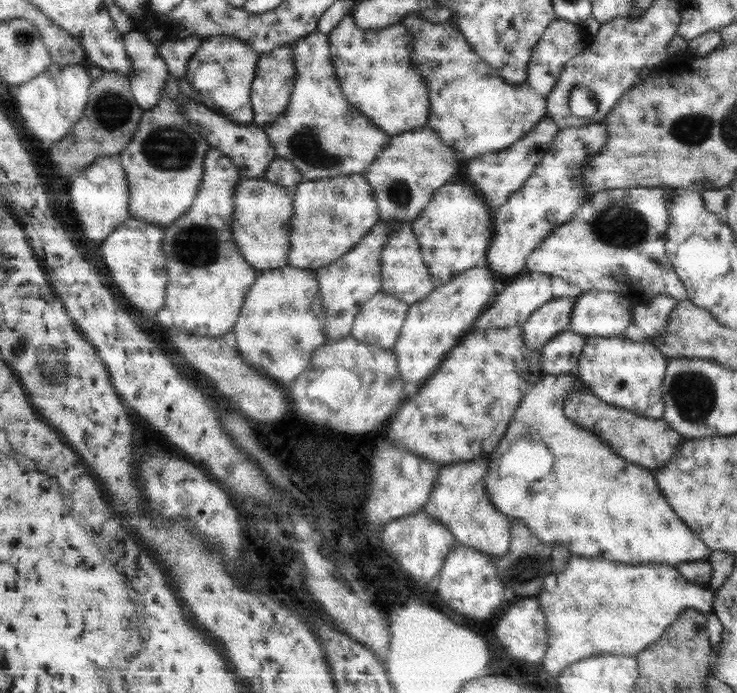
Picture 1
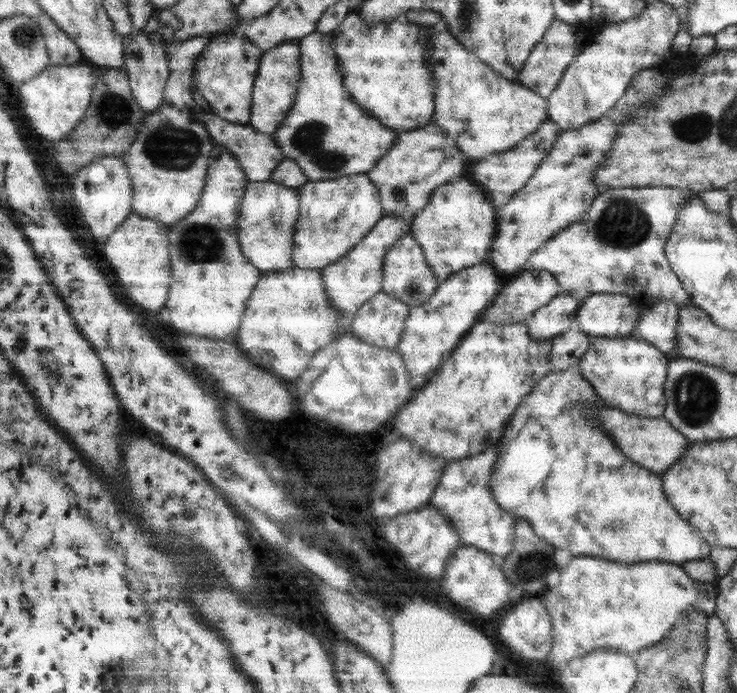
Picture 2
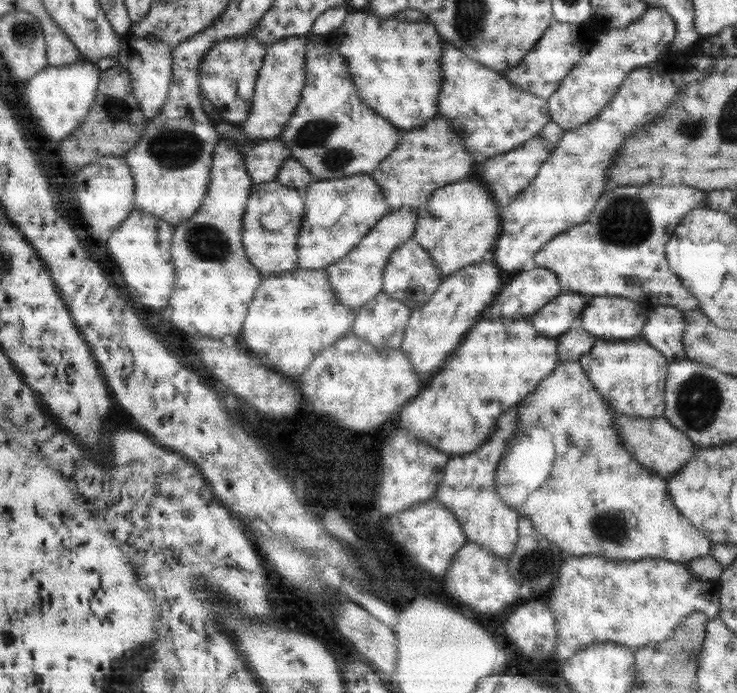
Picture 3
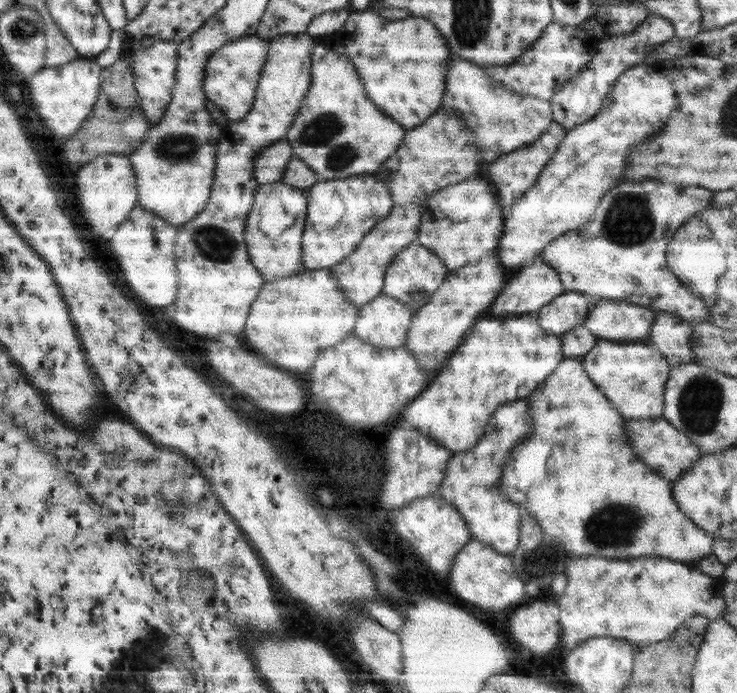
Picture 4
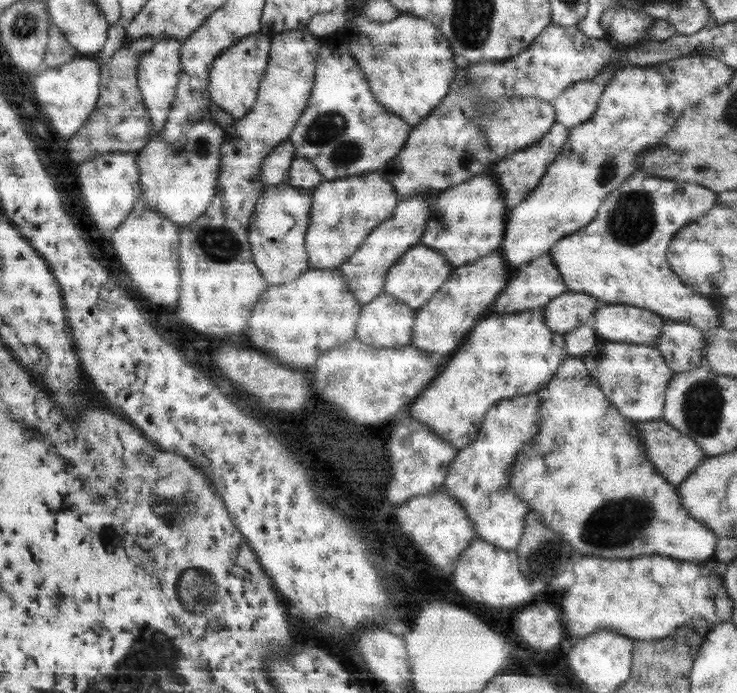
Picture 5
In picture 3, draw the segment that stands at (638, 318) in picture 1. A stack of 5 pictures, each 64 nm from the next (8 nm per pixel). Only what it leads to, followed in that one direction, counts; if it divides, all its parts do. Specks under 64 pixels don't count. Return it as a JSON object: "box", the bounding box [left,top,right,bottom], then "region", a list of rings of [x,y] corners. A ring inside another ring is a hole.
{"box":[641,306,685,363],"region":[[[657,306],[649,309],[641,338],[658,350],[668,363],[685,360],[682,334],[684,316],[676,308]]]}

